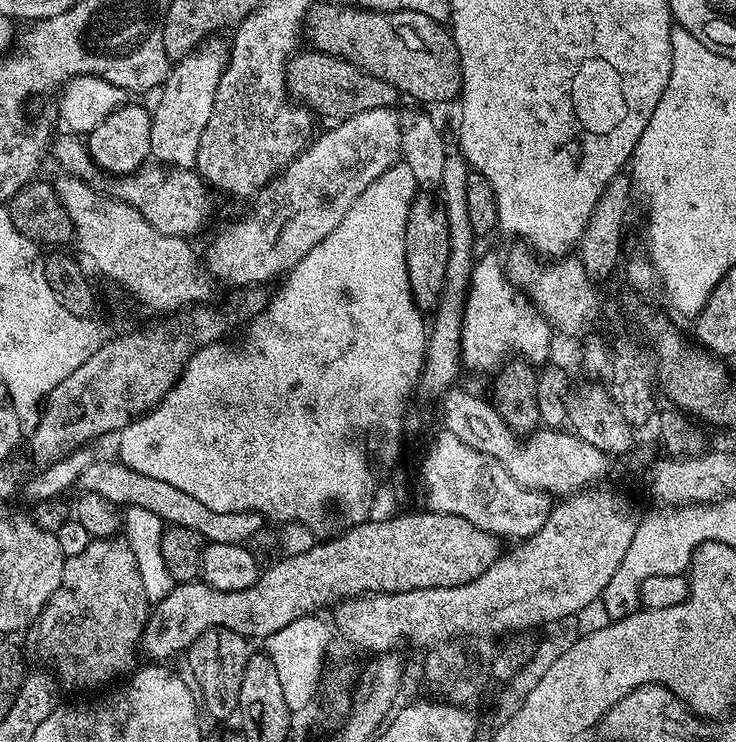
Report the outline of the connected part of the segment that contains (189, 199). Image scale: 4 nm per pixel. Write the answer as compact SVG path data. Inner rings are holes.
M156 162L145 163L143 168L128 176L118 176L111 181L111 195L126 202L154 226L161 234L193 238L208 224L212 216L212 196L199 172L184 166L164 167Z

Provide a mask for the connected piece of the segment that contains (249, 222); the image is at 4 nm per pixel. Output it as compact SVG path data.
M392 108L362 110L362 114L354 114L333 123L331 127L329 132L324 132L321 136L319 133L275 180L260 189L254 200L256 205L245 220L226 229L209 246L208 253L205 256L203 253L202 264L209 277L217 281L220 279L224 284L233 284L239 290L251 290L267 285L267 280L272 280L275 276L283 277L346 218L350 206L358 202L362 192L401 159L402 119L400 120L399 114Z

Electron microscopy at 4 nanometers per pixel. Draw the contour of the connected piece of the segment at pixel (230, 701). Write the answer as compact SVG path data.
M211 628L197 638L187 650L188 668L192 671L195 691L203 711L216 720L224 720L239 709L238 690L242 690L242 674L250 655L250 644L234 630Z

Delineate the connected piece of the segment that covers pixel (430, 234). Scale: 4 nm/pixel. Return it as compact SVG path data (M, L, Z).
M424 194L417 195L406 222L405 262L408 271L408 285L416 307L421 313L432 314L443 297L446 282L446 268L450 259L450 230L447 214L439 203L436 204Z

